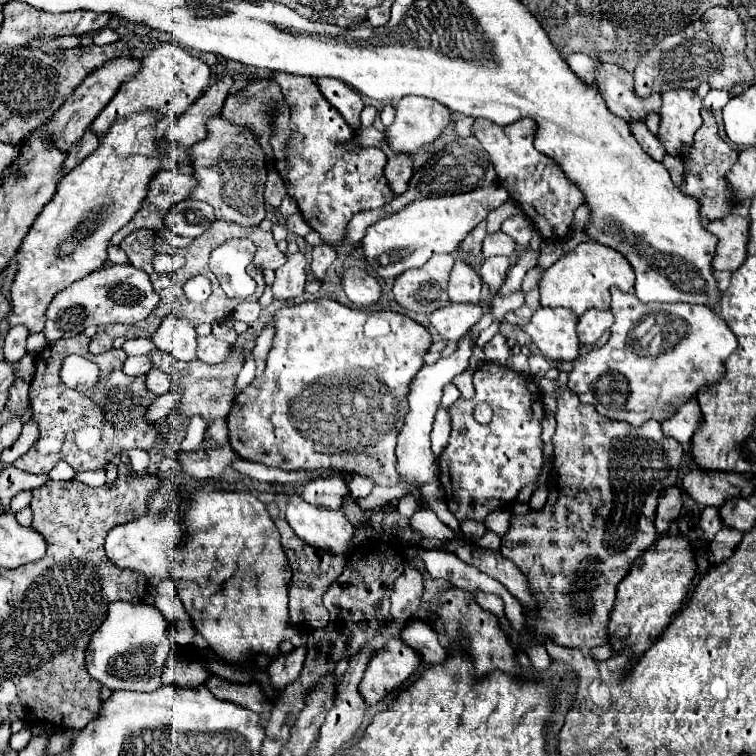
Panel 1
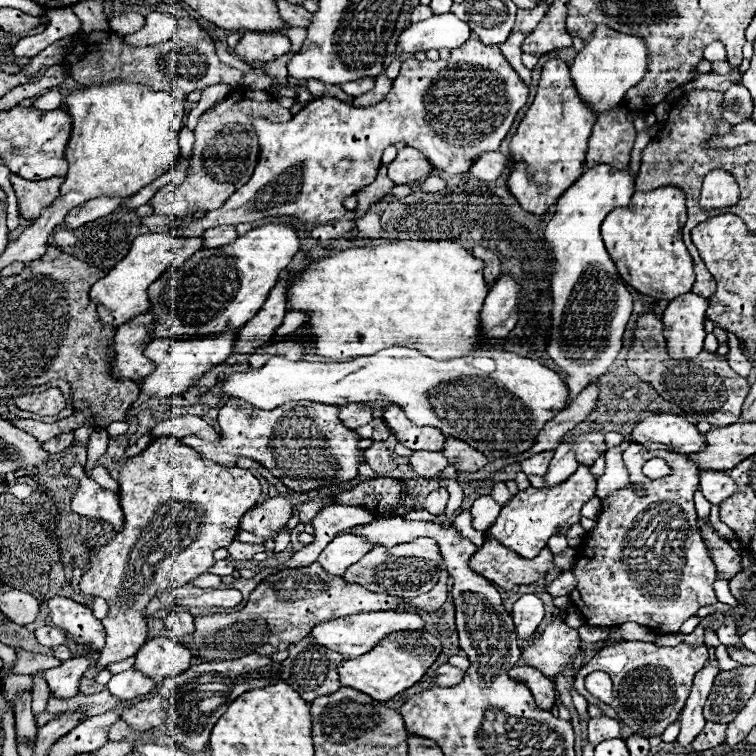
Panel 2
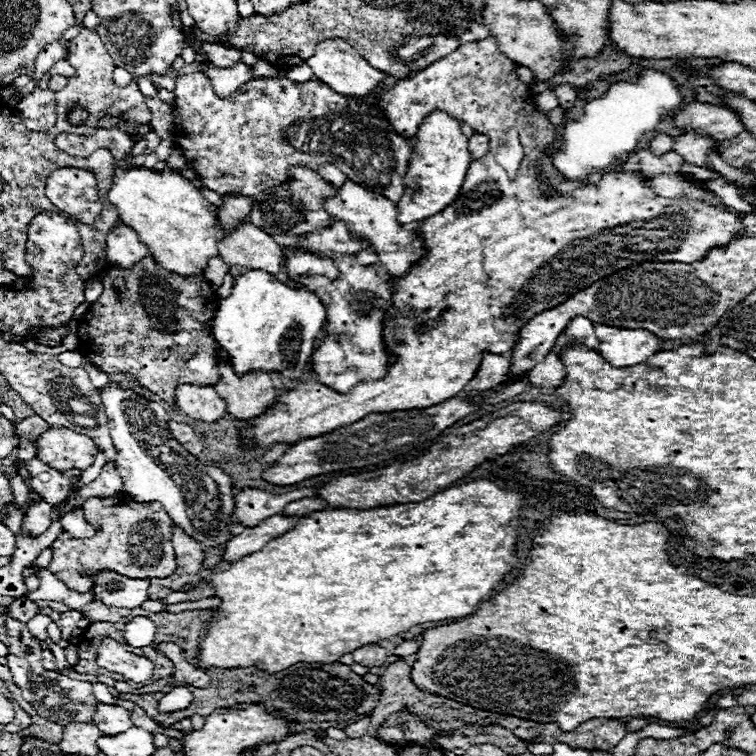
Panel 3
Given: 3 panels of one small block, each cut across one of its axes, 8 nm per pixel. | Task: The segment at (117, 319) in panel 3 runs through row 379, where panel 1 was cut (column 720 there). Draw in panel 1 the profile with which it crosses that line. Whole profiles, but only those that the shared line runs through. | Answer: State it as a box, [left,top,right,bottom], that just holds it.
[680,108,738,222]

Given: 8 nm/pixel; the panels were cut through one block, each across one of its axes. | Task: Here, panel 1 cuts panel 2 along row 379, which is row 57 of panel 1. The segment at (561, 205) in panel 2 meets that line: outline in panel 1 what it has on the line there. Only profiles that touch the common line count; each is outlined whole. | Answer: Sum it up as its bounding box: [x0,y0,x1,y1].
[568,52,600,86]

